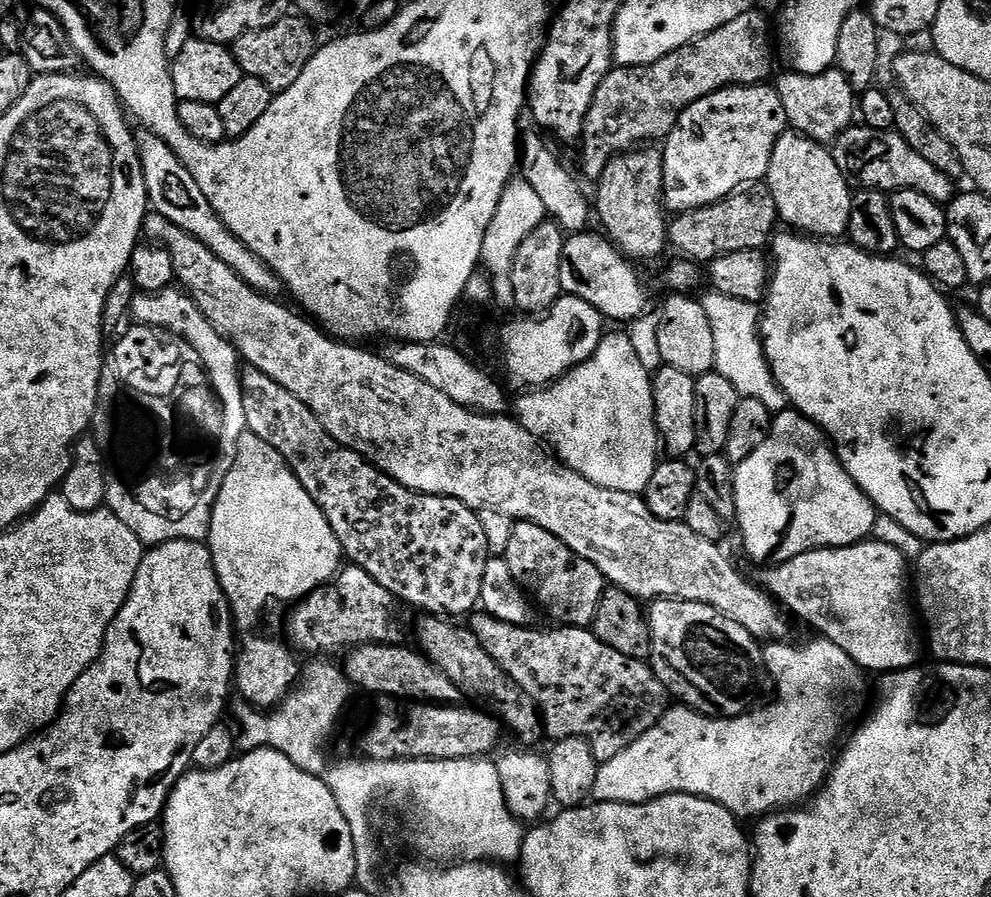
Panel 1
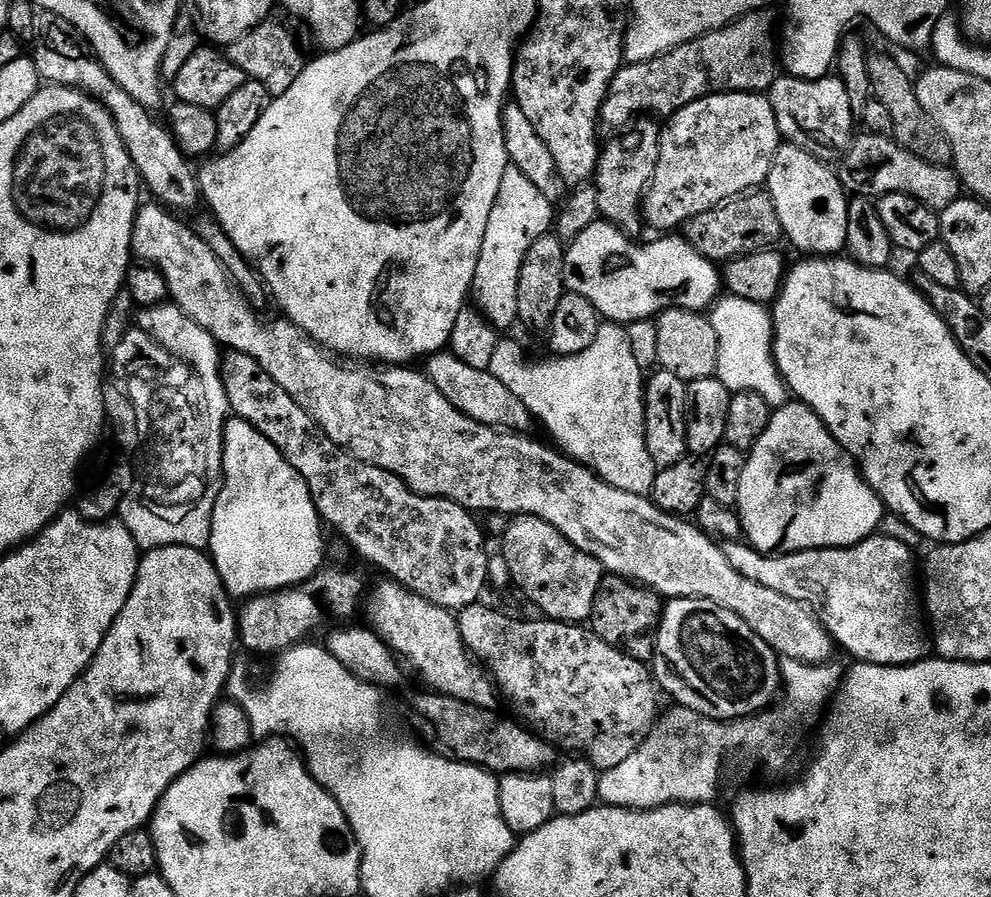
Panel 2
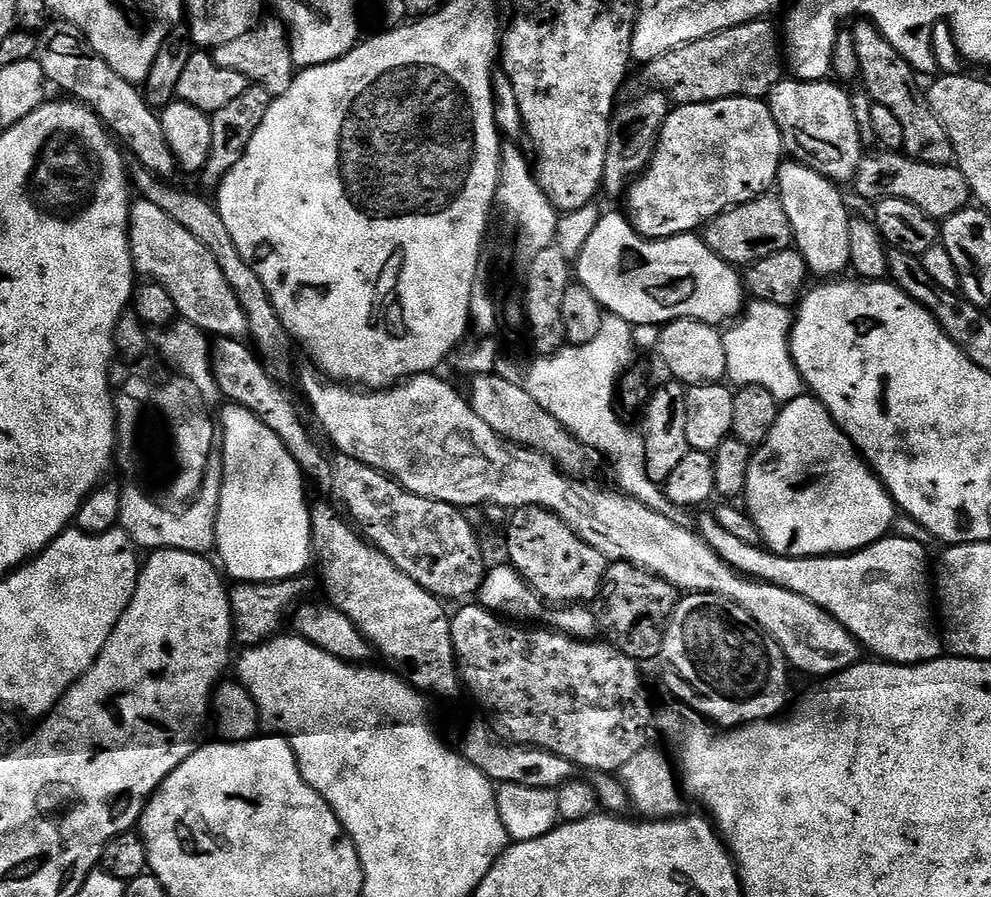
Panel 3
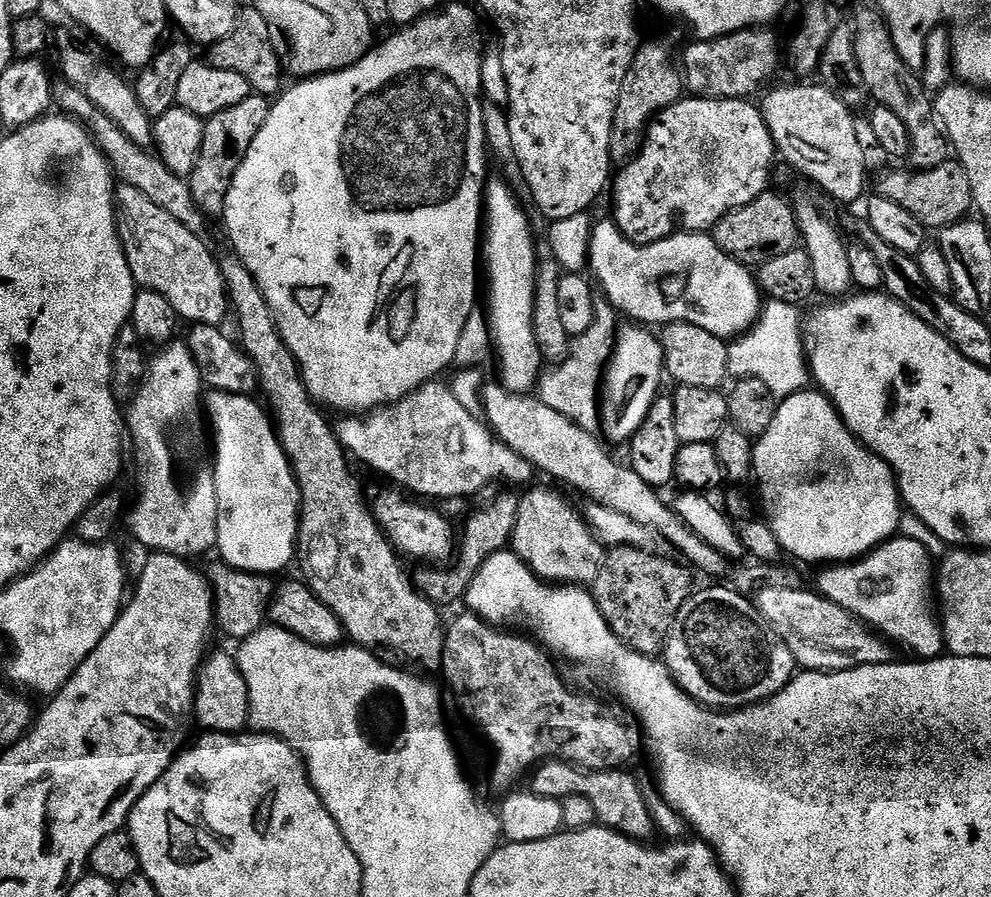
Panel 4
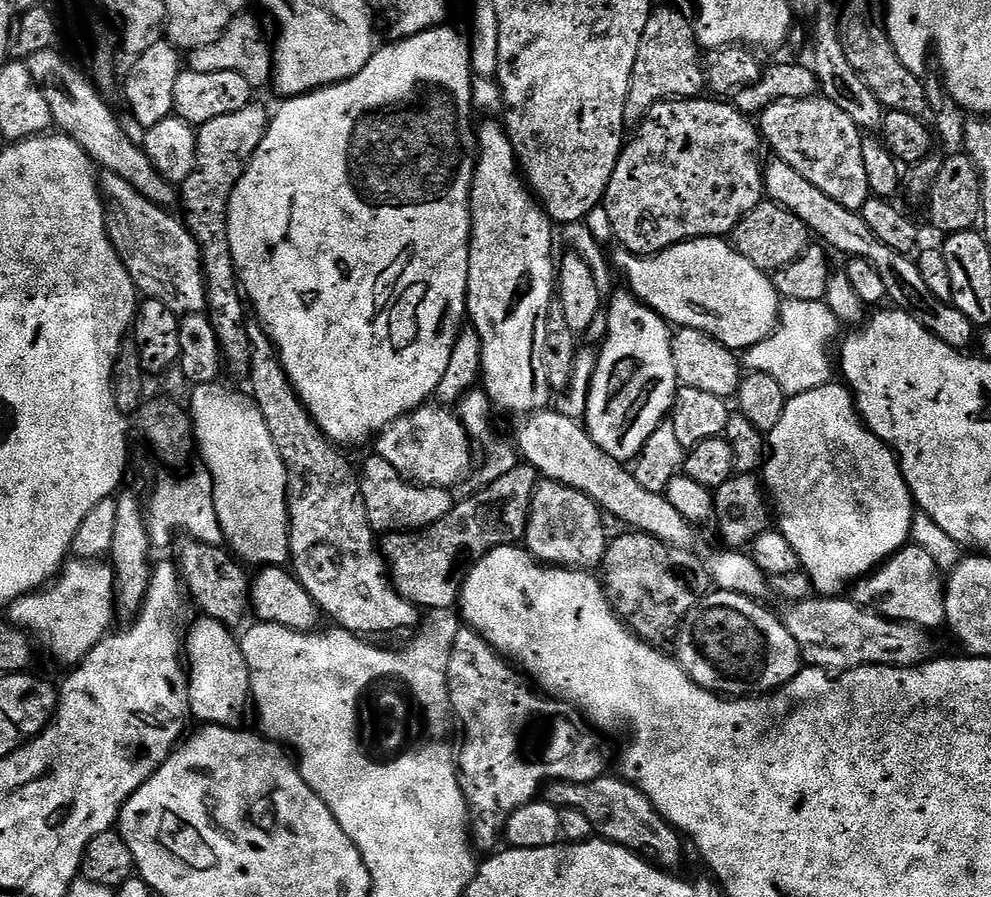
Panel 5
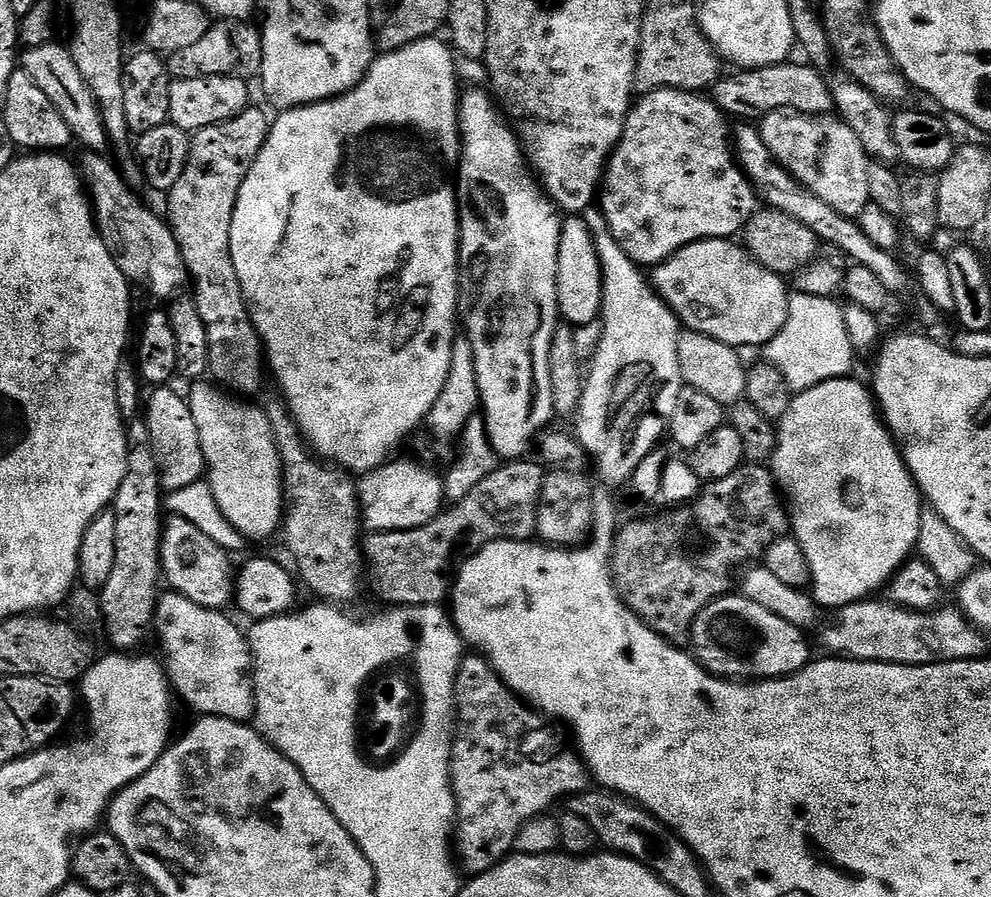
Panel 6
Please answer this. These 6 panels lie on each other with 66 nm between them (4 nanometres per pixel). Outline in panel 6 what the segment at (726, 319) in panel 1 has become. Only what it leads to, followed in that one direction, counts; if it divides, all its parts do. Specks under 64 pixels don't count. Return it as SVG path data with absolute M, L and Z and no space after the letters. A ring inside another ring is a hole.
M796 292L788 298L788 317L786 322L780 325L780 331L771 337L768 344L767 363L772 364L786 378L789 388L793 393L805 392L808 388L818 386L827 380L843 380L849 375L852 368L852 356L854 349L850 342L850 334L846 334L846 322L844 321L844 309L835 299L827 296L815 296L814 294L802 294Z

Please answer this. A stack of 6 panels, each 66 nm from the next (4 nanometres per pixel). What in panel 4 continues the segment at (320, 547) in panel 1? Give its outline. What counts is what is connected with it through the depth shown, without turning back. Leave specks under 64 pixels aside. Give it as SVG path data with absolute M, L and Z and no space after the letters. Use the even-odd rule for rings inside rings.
M209 391L206 396L206 408L208 404L208 416L212 419L212 428L216 431L214 436L214 463L216 465L216 489L218 490L218 518L216 519L216 548L220 552L219 559L236 568L240 572L255 572L257 574L273 574L280 572L288 563L293 563L296 556L296 531L300 528L300 487L296 484L296 476L292 472L290 462L280 445L280 439L276 437L276 430L269 413L263 407L255 404L252 396L239 396L233 392Z

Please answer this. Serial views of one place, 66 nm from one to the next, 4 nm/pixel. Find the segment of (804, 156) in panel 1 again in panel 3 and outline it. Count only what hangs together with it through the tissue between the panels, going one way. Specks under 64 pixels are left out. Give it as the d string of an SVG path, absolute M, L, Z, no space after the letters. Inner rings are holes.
M795 162L781 163L780 173L776 176L775 195L780 197L782 210L792 231L792 243L797 252L802 254L809 273L816 278L840 278L850 268L850 211L844 205L844 196L839 192L837 181L828 180L818 170L810 170L810 166Z

